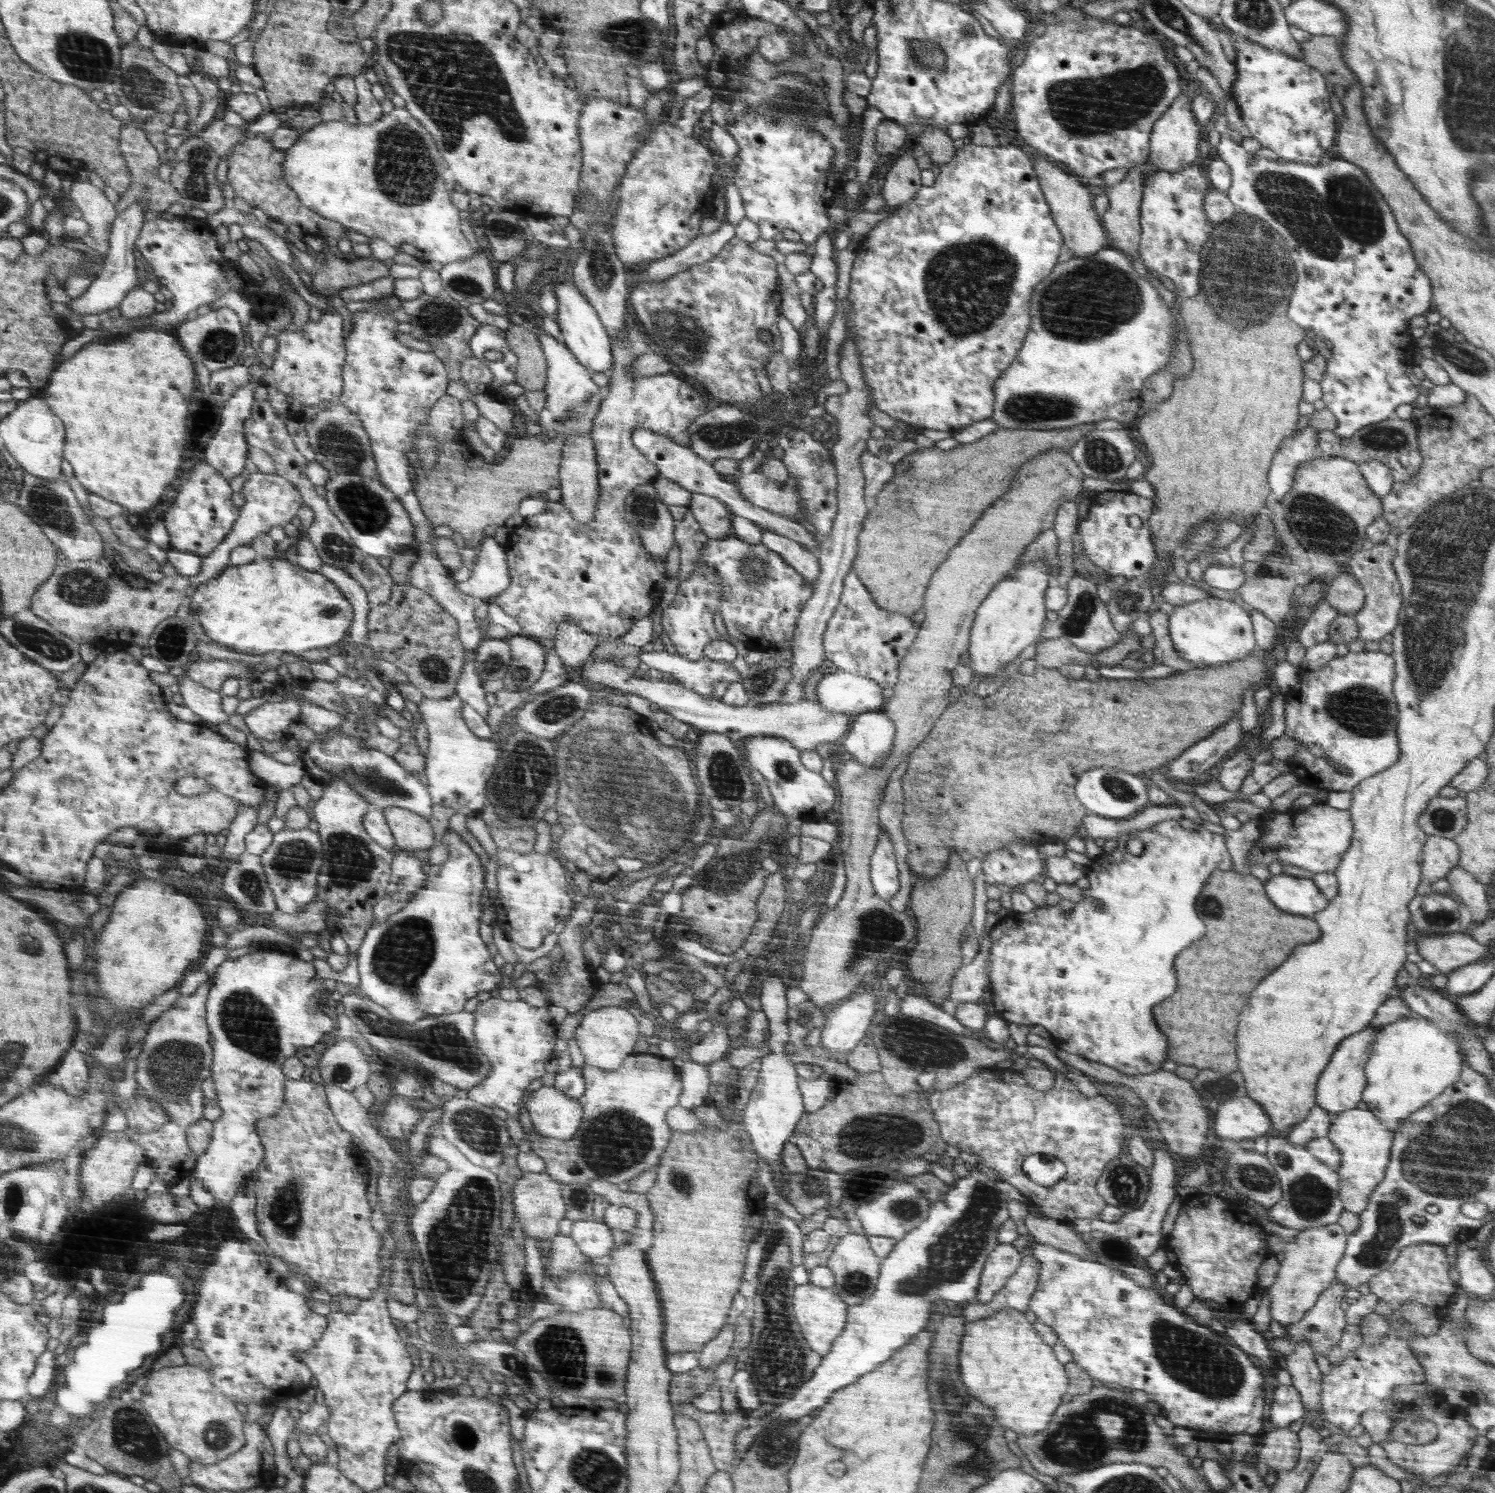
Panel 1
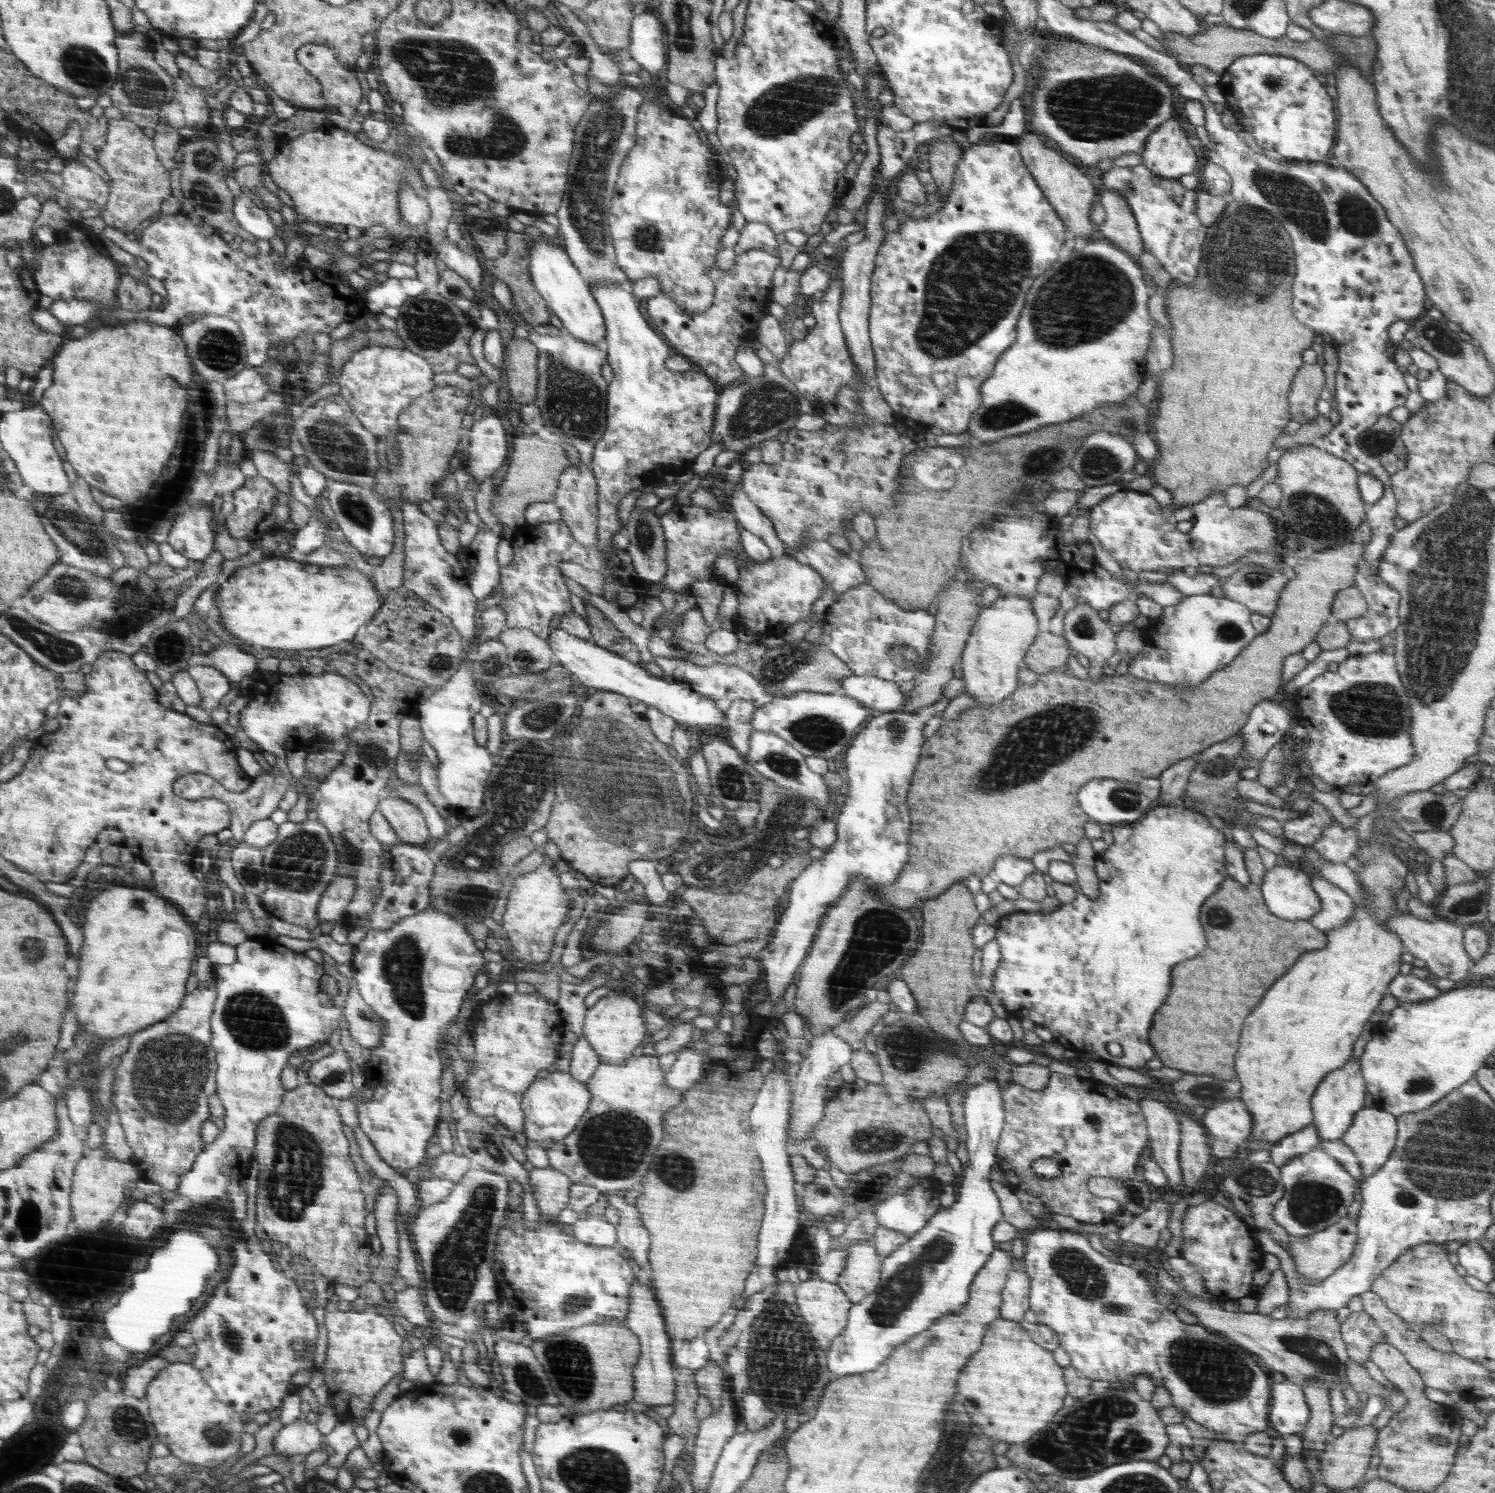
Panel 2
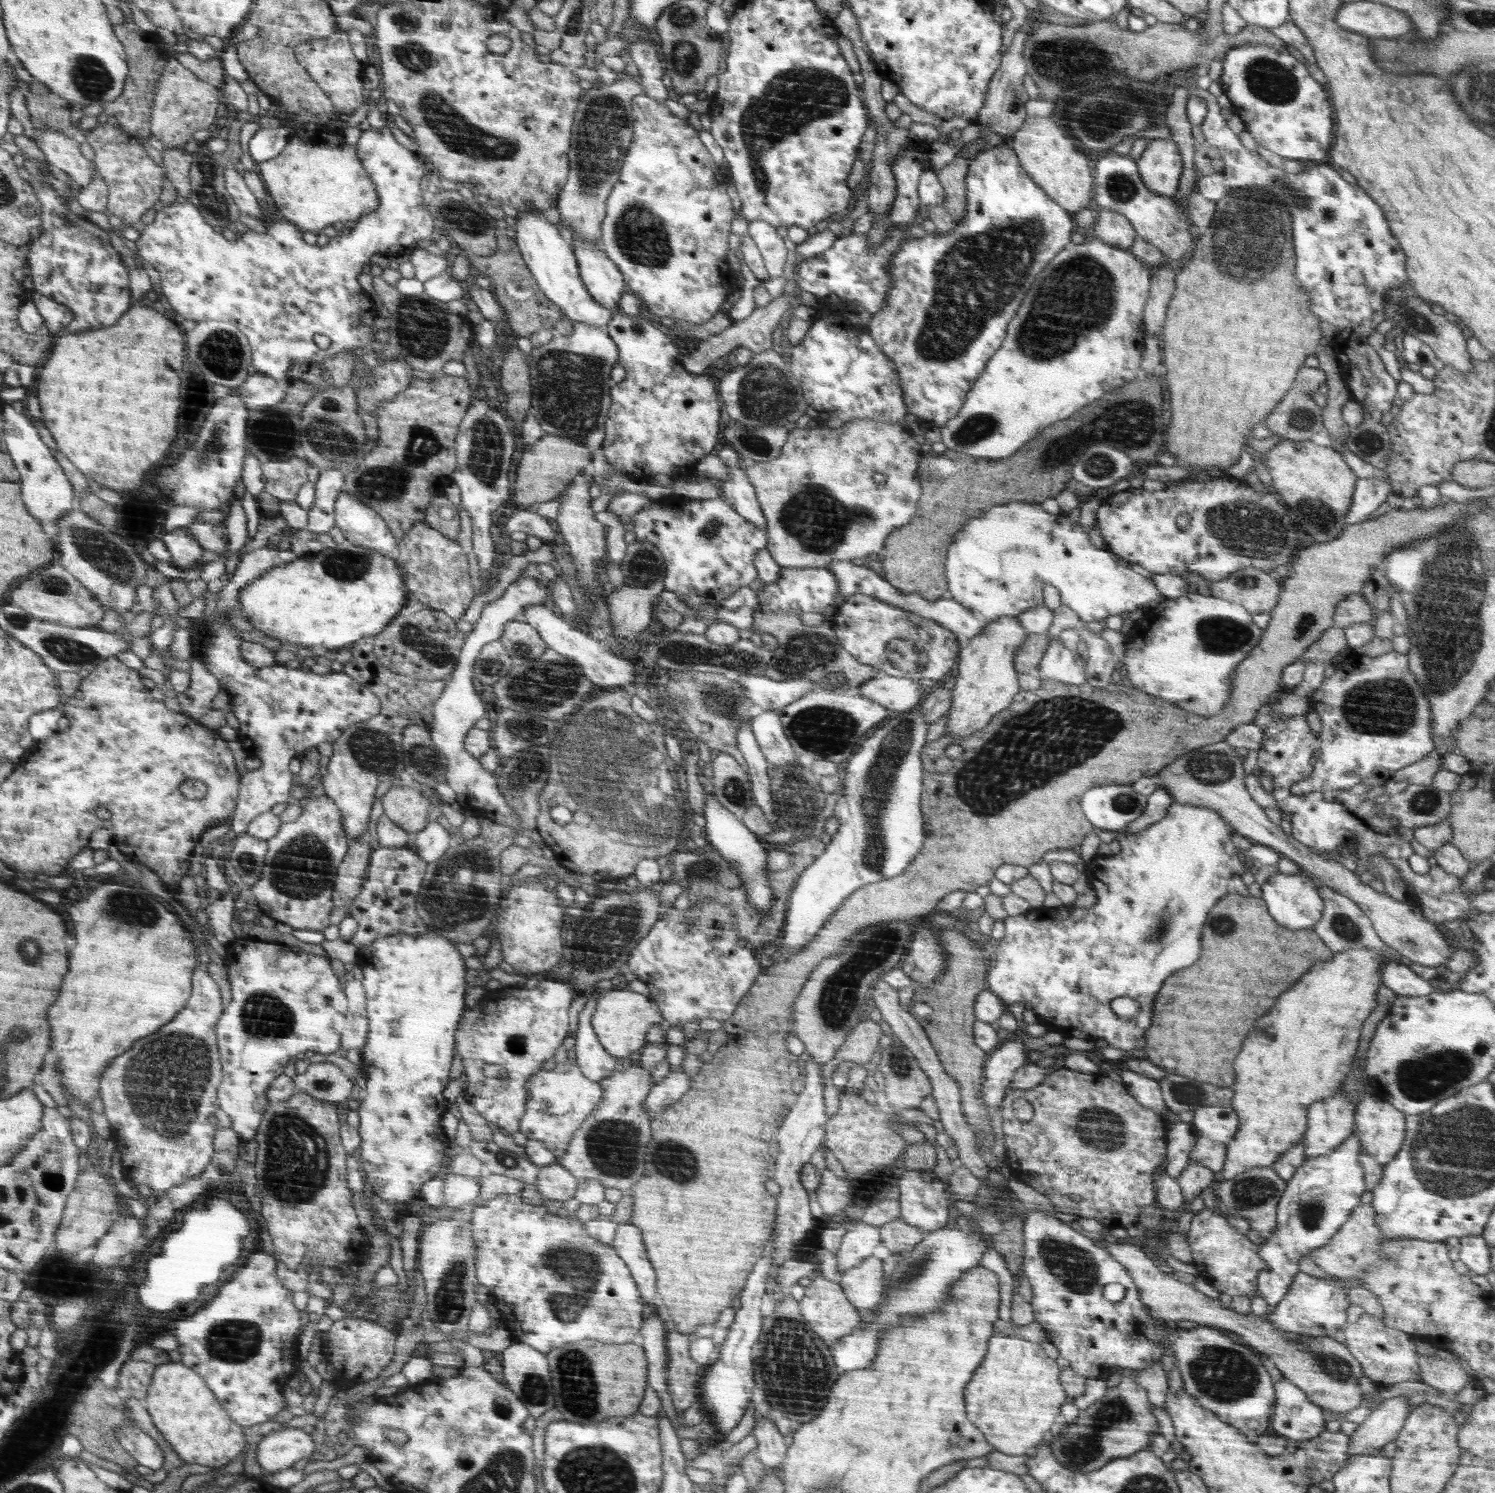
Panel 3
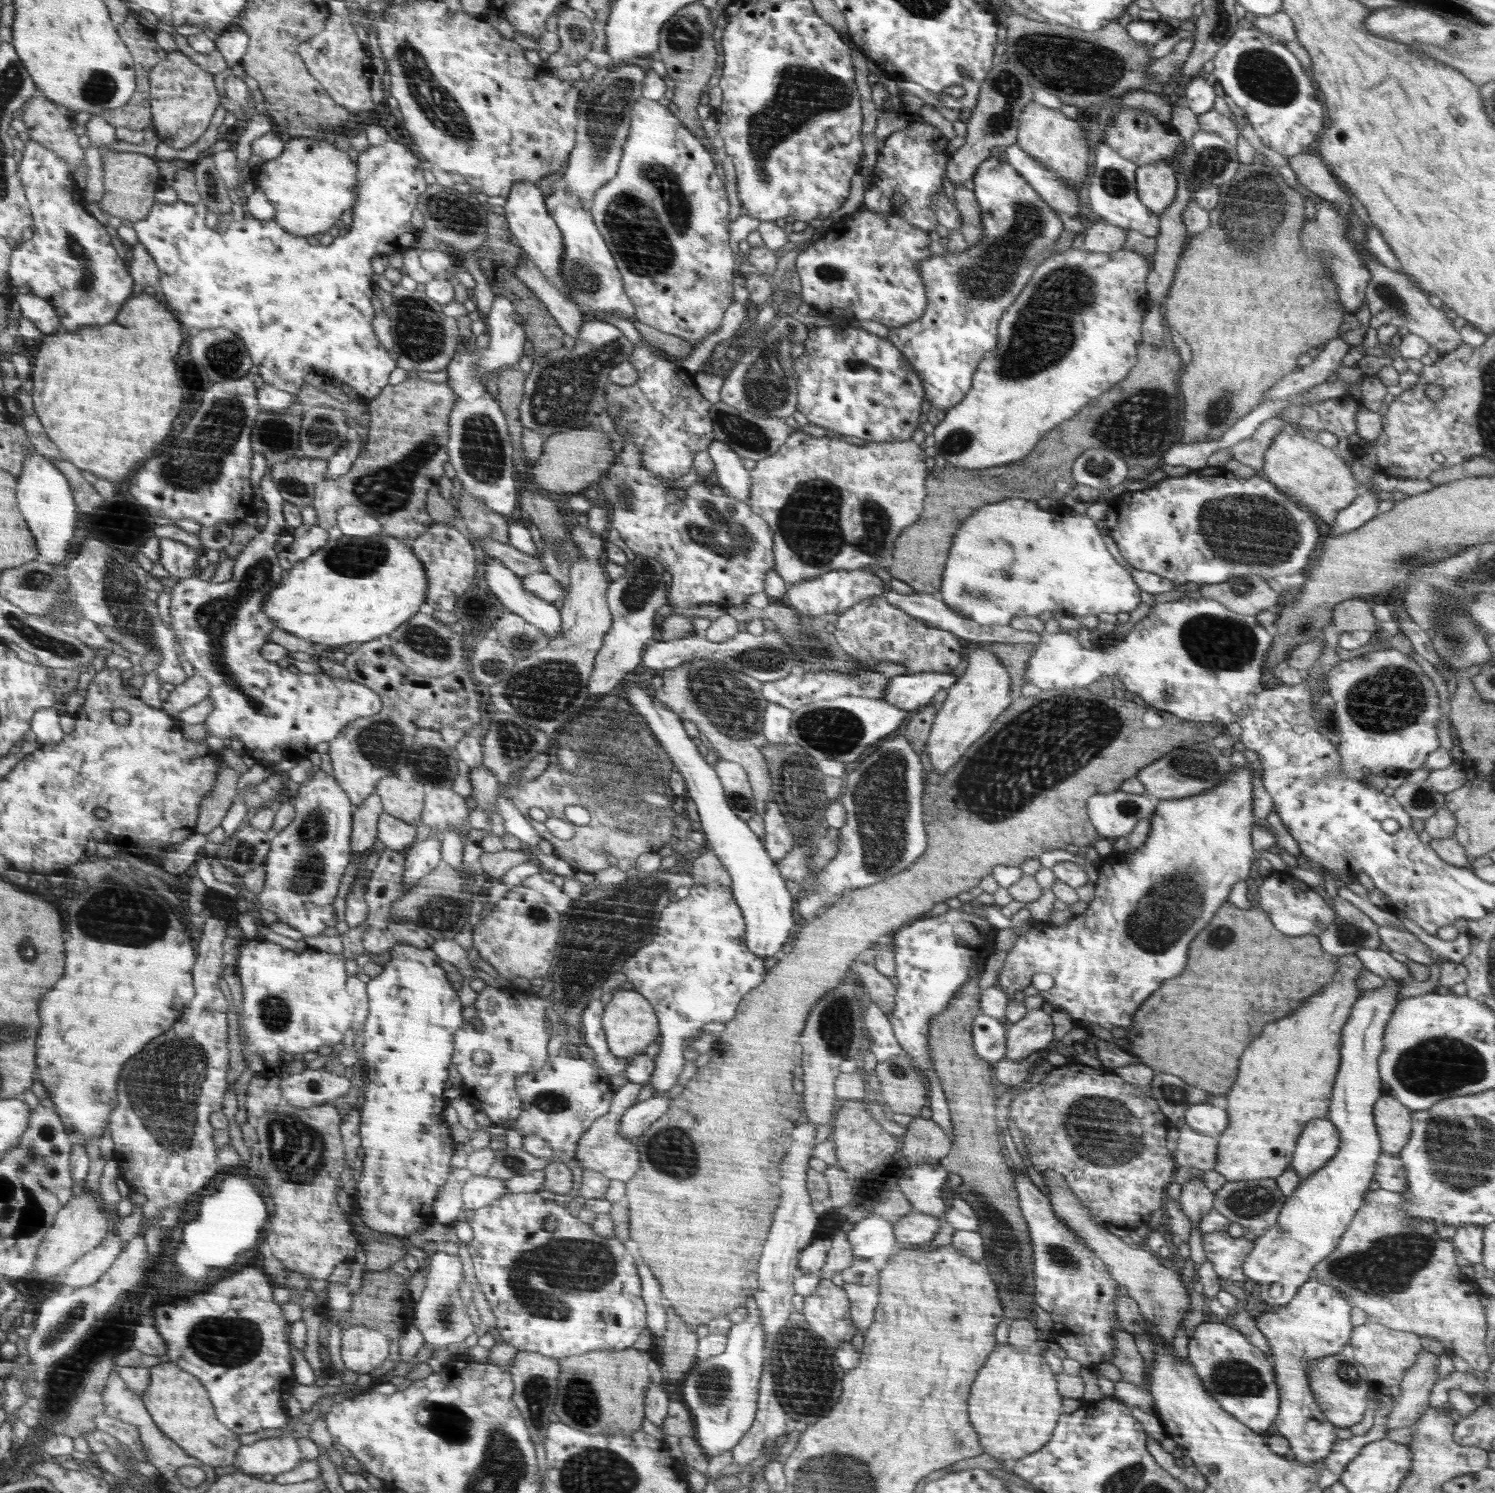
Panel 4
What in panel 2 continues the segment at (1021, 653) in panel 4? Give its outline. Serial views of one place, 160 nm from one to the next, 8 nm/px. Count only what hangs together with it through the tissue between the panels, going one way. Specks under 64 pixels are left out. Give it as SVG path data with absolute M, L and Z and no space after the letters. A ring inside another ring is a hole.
M1044 629L1036 636L1036 640L1031 644L1031 648L1023 662L1024 666L1038 675L1045 675L1066 665L1070 654L1074 654L1074 651L1071 651L1062 634L1056 635Z

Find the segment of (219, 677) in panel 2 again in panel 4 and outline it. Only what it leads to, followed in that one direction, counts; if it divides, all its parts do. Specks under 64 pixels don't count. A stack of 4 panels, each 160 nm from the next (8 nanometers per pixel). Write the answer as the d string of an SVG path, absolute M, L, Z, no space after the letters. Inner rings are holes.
M195 674L184 684L176 686L161 708L175 718L181 719L185 710L204 702L210 695L210 681L205 676Z

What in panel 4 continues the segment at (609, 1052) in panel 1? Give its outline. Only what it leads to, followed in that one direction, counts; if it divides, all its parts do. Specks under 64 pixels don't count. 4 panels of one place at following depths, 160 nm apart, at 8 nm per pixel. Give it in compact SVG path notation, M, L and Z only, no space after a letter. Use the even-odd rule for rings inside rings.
M616 989L608 1002L607 1010L603 1012L603 1030L610 1045L610 1051L617 1057L630 1059L630 1054L641 1054L658 1036L658 1014L651 1001L636 990Z

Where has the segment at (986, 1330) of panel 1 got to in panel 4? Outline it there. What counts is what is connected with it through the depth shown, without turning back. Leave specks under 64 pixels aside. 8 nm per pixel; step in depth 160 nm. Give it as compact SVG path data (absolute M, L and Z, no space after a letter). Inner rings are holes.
M1007 1343L996 1346L996 1352L988 1356L988 1368L980 1372L980 1380L972 1384L972 1412L970 1412L971 1424L979 1434L983 1452L1003 1460L1015 1462L1019 1458L1031 1455L1046 1446L1058 1426L1058 1420L1062 1418L1062 1394L1056 1390L1056 1379L1046 1360L1038 1354L1026 1354L1016 1352L1018 1348Z

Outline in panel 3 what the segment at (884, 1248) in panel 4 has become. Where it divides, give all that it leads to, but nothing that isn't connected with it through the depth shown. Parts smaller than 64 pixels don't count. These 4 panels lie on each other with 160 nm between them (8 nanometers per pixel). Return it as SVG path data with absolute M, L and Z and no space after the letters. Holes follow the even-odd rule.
M858 1221L852 1232L843 1237L836 1253L837 1268L840 1273L854 1268L863 1259L874 1255L874 1249L881 1245L878 1227Z

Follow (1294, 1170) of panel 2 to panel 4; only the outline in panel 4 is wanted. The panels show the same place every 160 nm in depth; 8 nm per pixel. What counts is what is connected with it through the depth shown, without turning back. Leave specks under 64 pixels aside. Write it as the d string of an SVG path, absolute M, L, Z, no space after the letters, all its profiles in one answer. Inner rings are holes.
M1390 978L1381 987L1360 995L1352 1005L1348 1022L1343 1026L1339 1071L1333 1084L1331 1103L1327 1114L1339 1132L1338 1152L1320 1170L1299 1182L1296 1190L1284 1201L1276 1225L1268 1228L1263 1236L1253 1241L1253 1250L1242 1264L1245 1278L1258 1283L1258 1298L1264 1304L1264 1312L1274 1312L1277 1307L1284 1306L1288 1304L1288 1301L1294 1299L1298 1289L1312 1278L1316 1264L1319 1264L1336 1249L1342 1234L1346 1232L1350 1221L1354 1219L1356 1211L1364 1204L1363 1196L1372 1184L1378 1157L1381 1153L1381 1140L1373 1115L1375 1102L1383 1094L1378 1057L1383 1051L1383 1034L1388 1019L1392 1017L1398 1003L1396 995L1401 988L1404 988L1404 983Z

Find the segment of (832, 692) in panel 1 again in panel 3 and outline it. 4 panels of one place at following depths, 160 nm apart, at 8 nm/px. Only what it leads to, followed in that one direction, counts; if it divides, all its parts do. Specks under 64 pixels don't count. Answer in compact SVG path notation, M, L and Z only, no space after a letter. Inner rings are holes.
M879 672L860 684L856 691L863 697L883 704L889 711L900 713L917 707L928 689L912 679Z

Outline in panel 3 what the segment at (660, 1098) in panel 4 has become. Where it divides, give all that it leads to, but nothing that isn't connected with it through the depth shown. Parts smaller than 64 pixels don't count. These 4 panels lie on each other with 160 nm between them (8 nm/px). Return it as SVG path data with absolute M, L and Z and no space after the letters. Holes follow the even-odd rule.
M681 1066L676 1074L670 1073L655 1084L644 1104L652 1119L682 1098L682 1095L689 1090L691 1078L684 1073Z

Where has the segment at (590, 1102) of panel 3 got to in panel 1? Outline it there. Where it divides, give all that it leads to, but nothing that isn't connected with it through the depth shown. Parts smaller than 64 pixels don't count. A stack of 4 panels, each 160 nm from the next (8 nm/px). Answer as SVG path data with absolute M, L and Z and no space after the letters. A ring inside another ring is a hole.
M535 1084L527 1091L523 1107L533 1128L552 1140L565 1141L576 1136L583 1122L583 1105L556 1087Z

